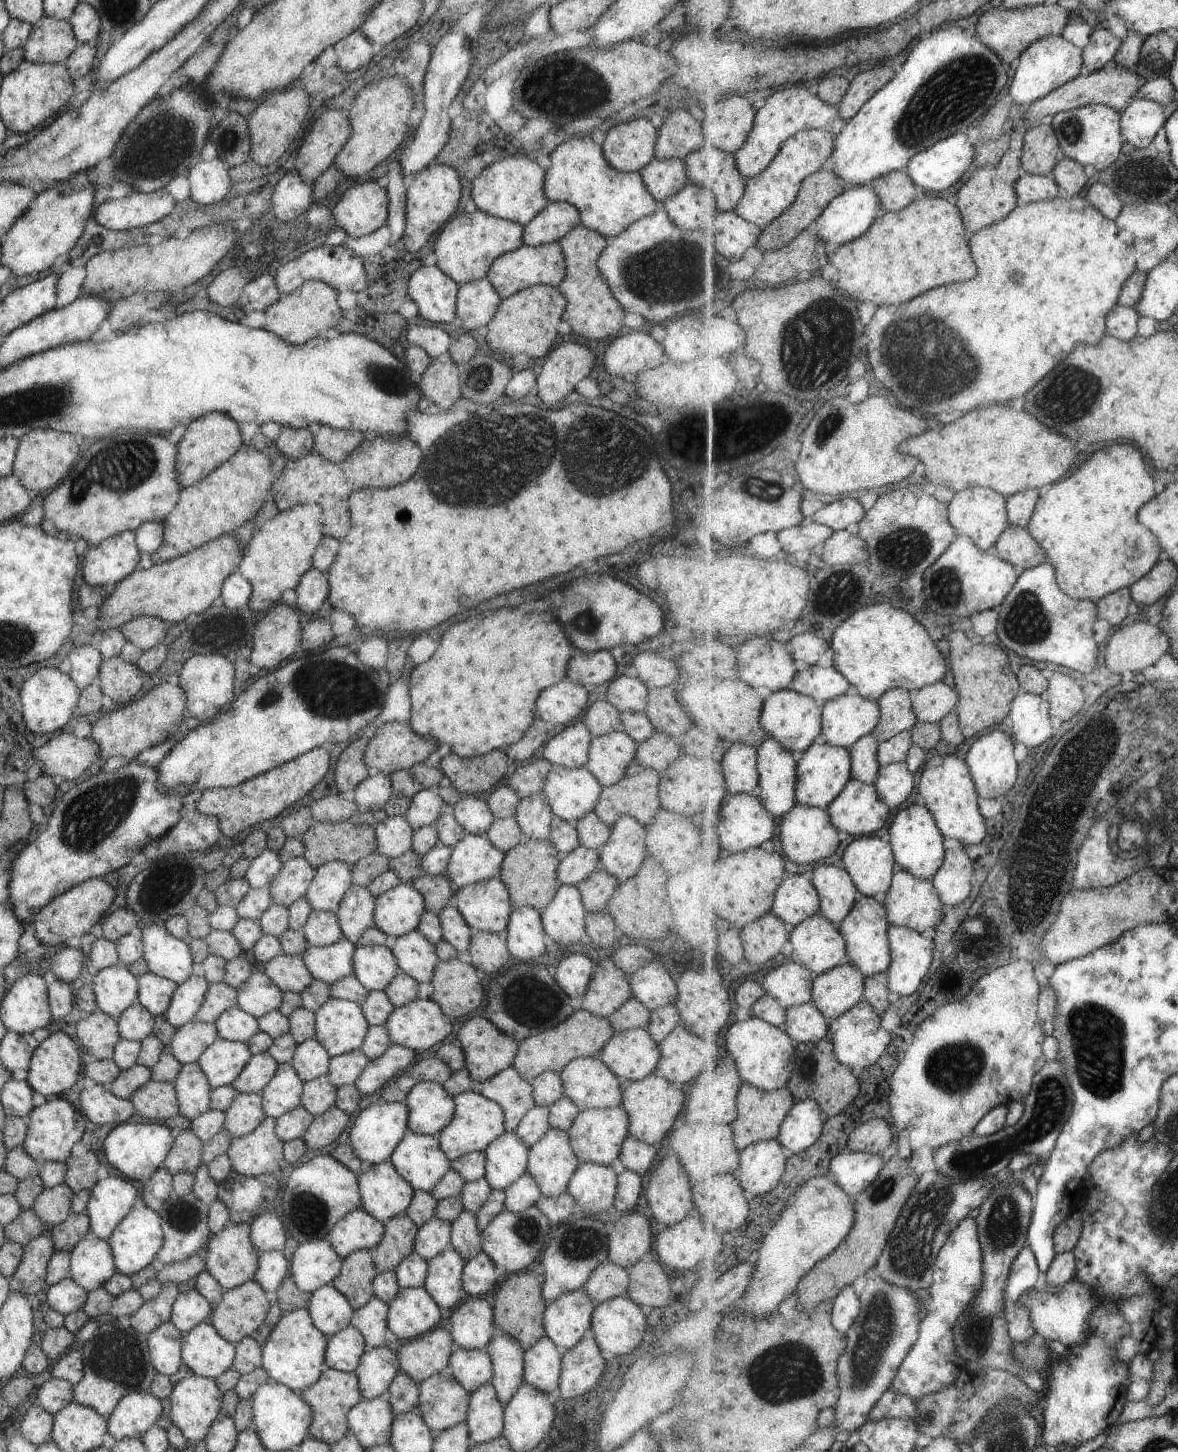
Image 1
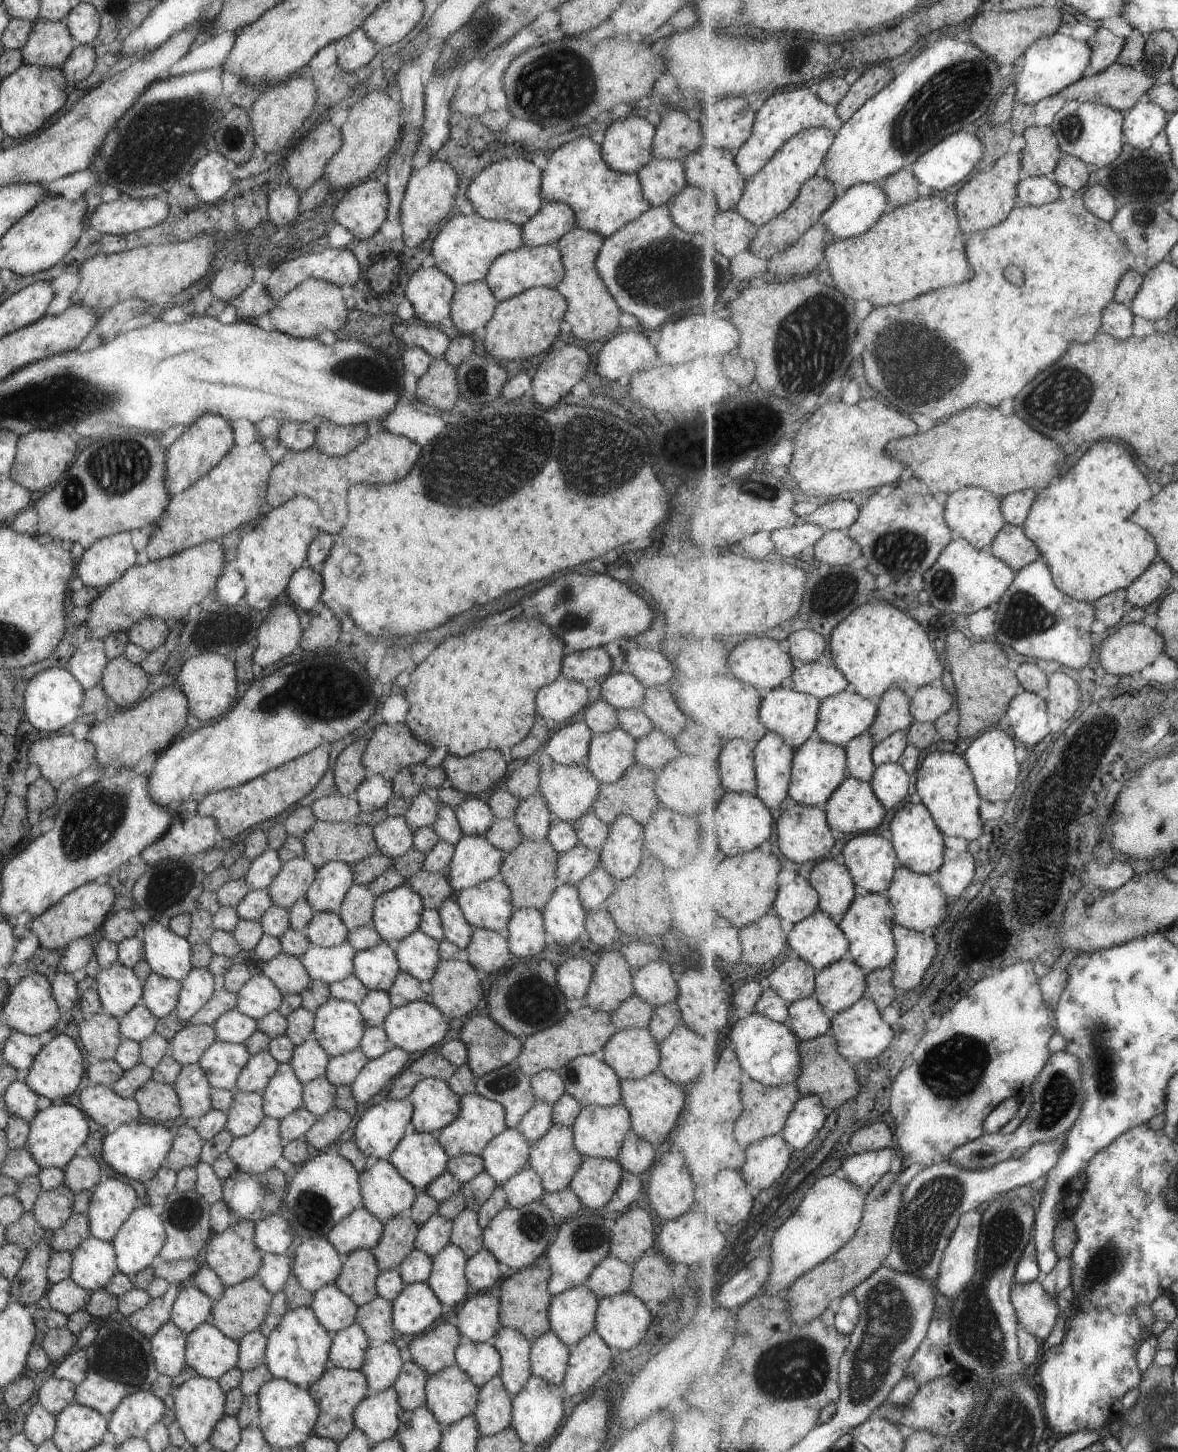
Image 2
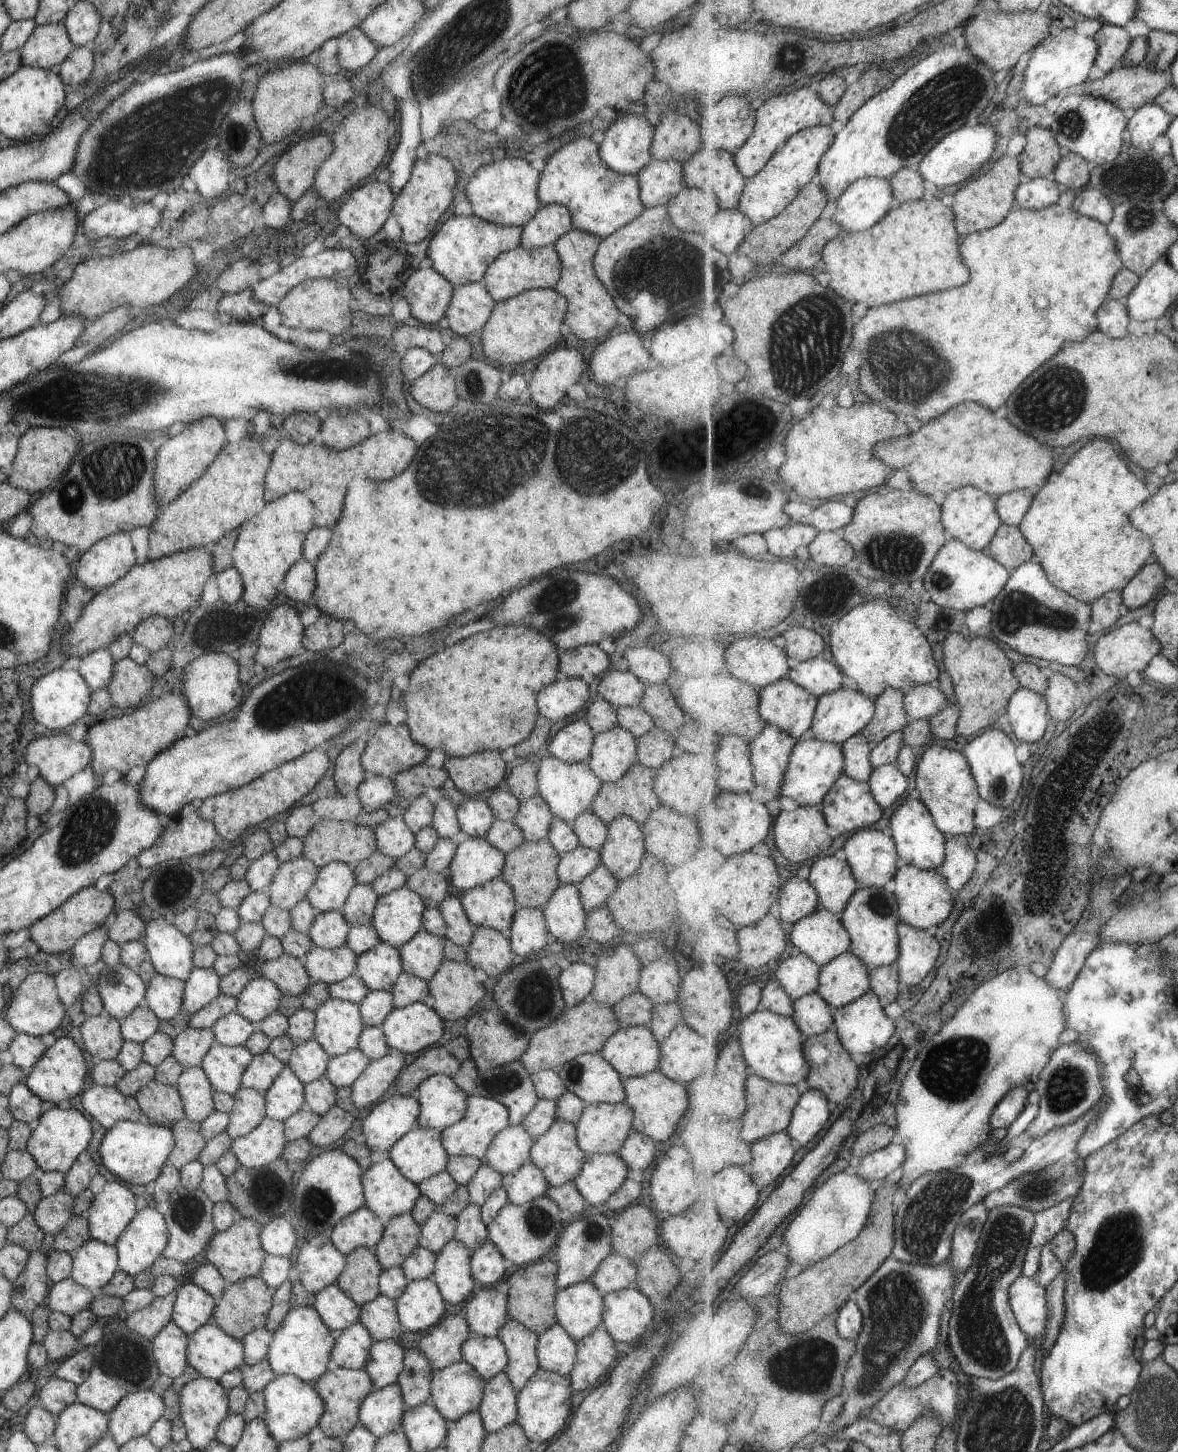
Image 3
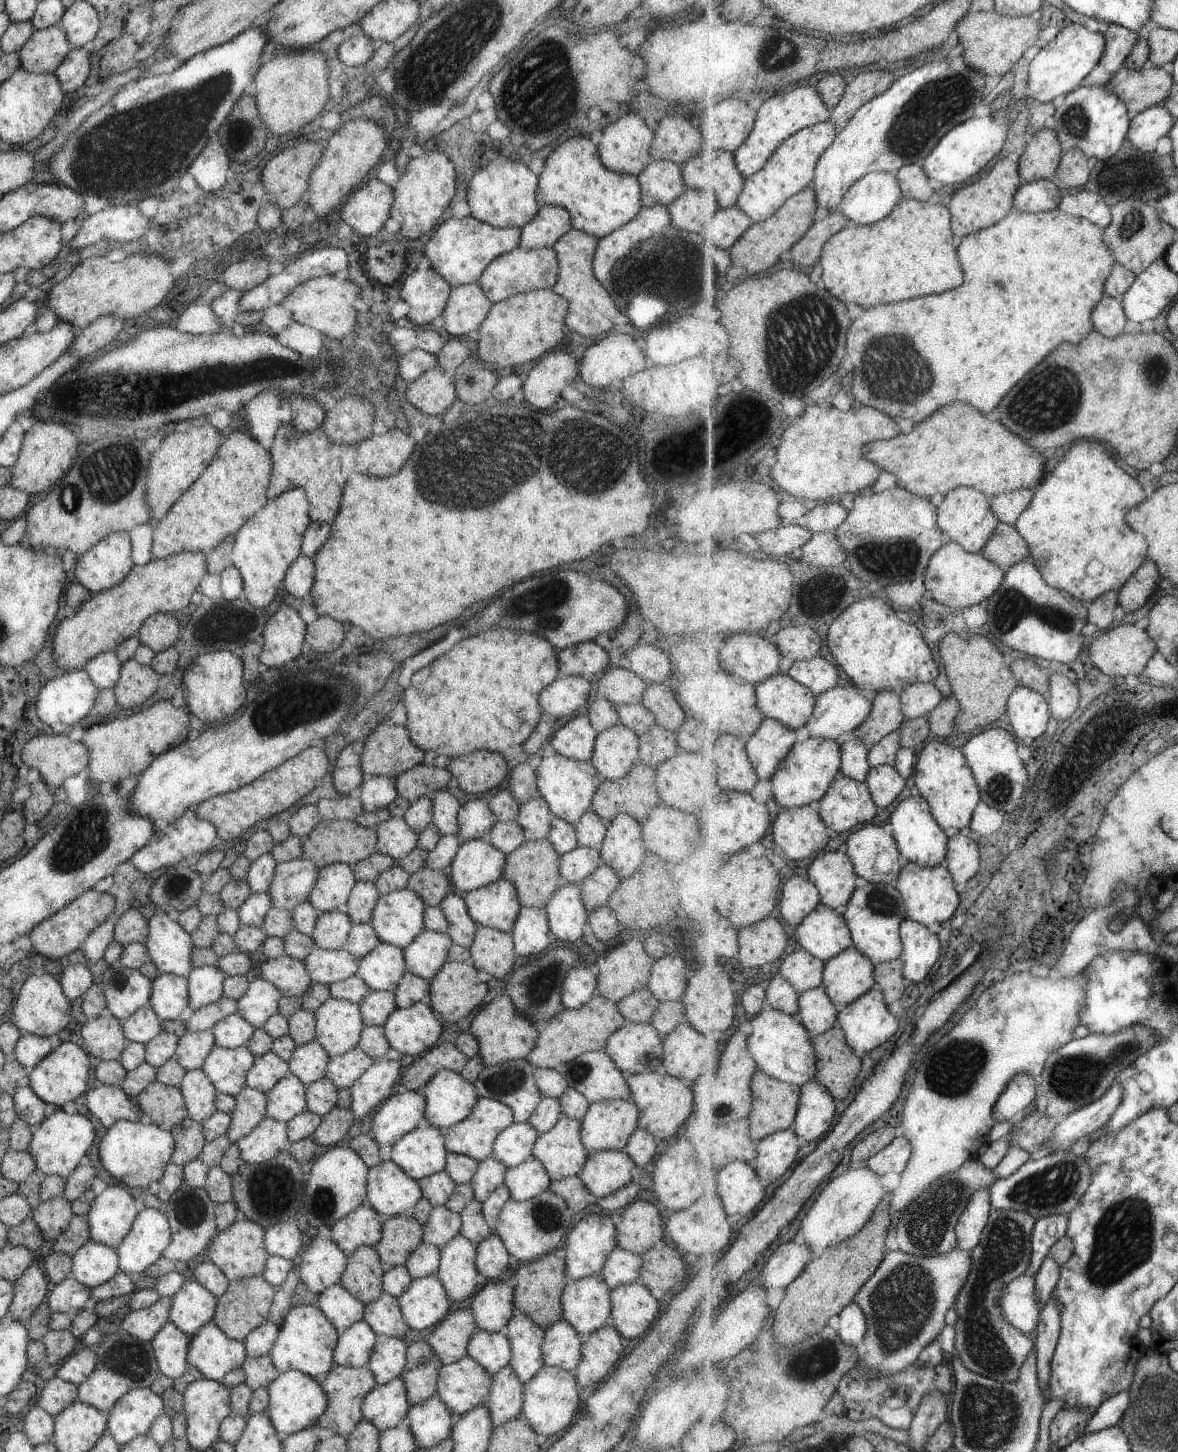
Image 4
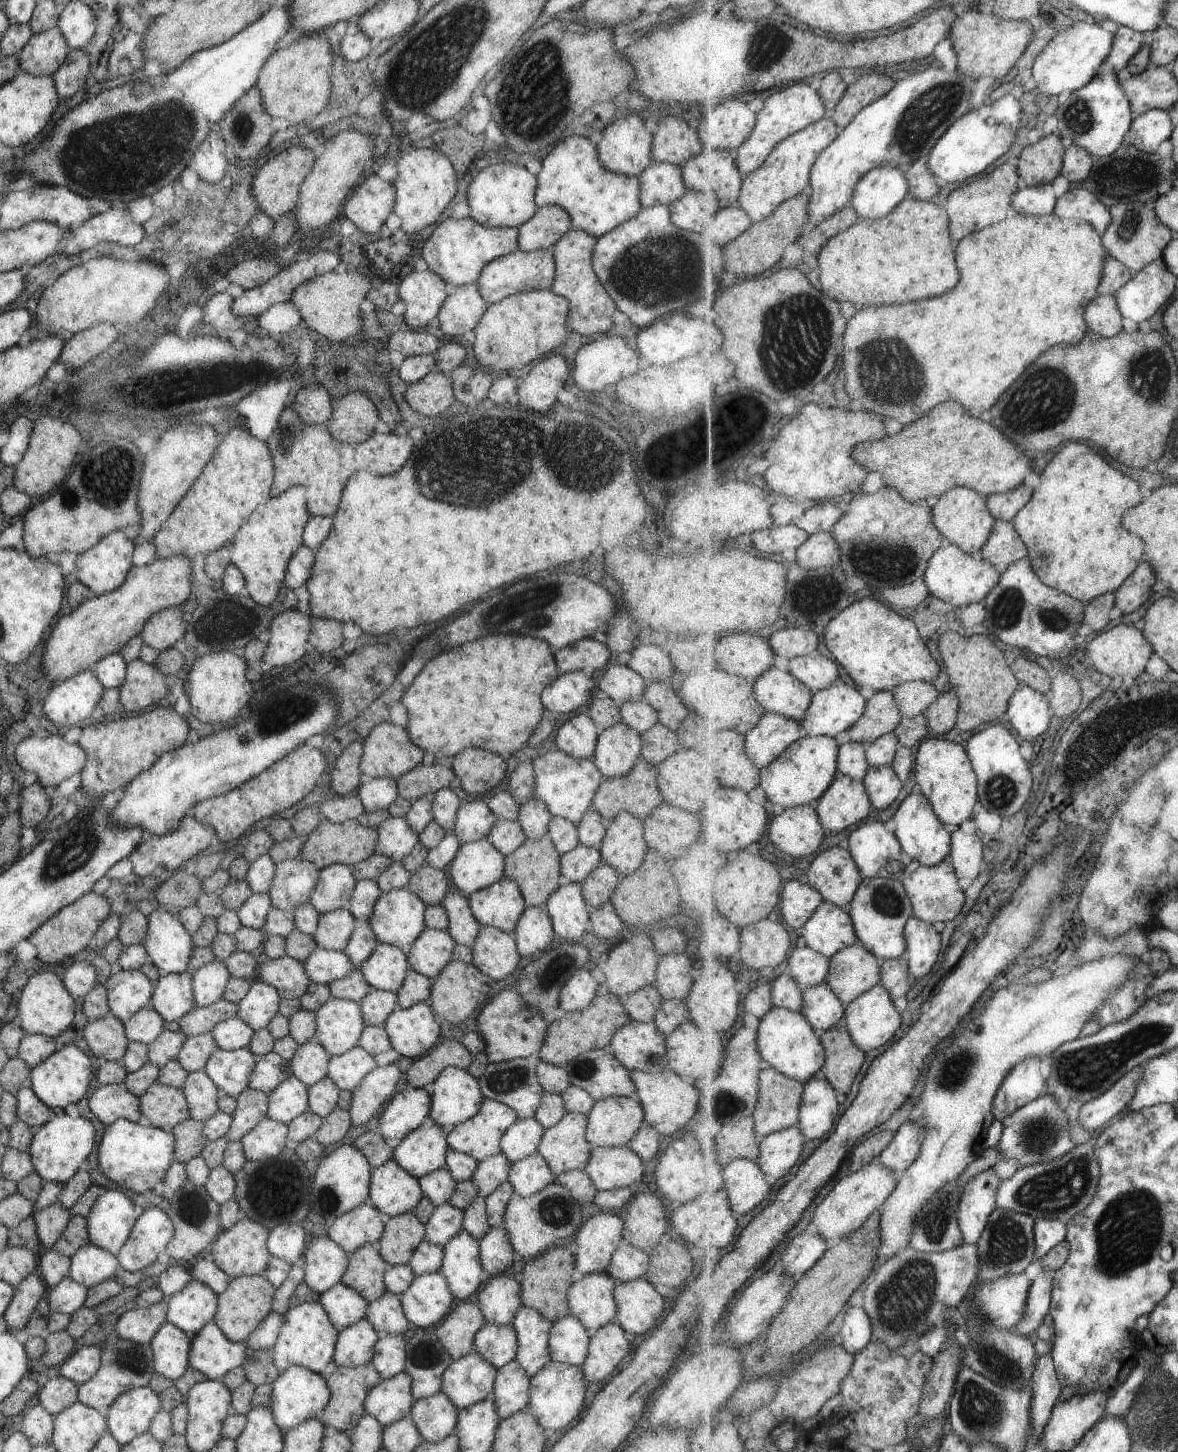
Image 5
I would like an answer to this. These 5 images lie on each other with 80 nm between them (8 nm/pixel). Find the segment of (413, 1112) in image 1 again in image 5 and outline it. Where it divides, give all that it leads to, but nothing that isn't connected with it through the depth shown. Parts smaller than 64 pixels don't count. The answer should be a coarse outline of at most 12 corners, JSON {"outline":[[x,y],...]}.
{"outline":[[446,1067],[426,1087],[428,1118],[447,1135],[483,1096],[465,1069]]}

